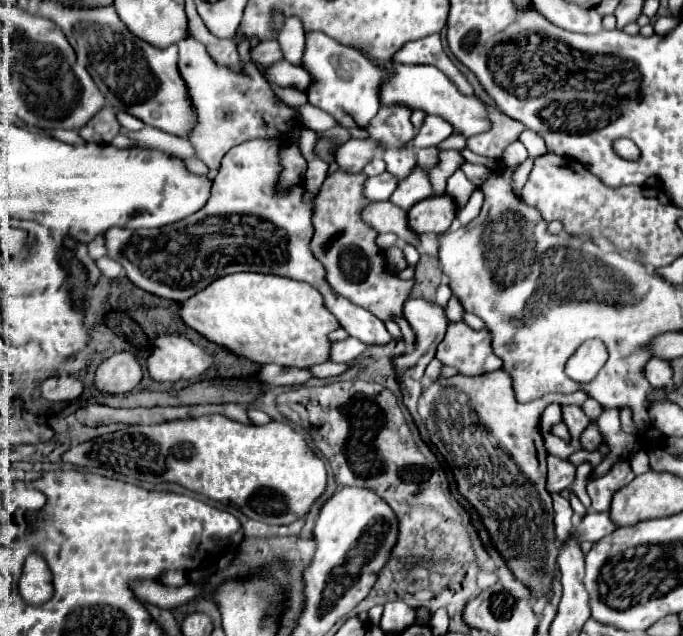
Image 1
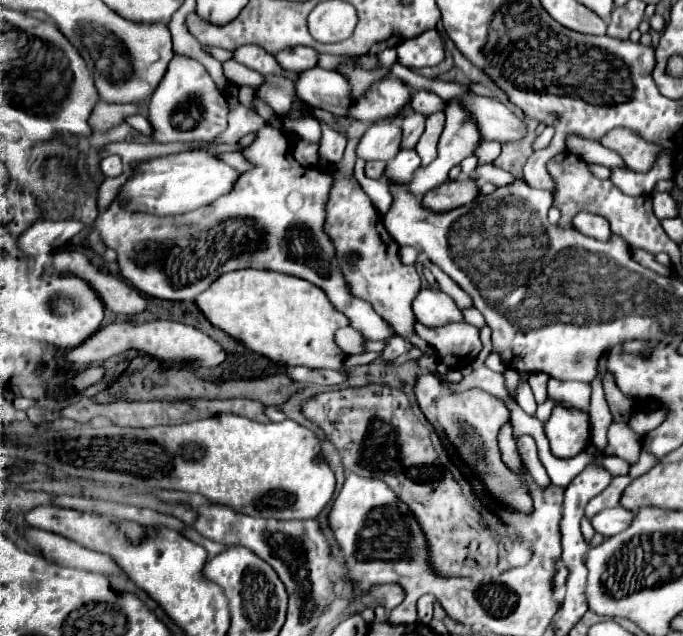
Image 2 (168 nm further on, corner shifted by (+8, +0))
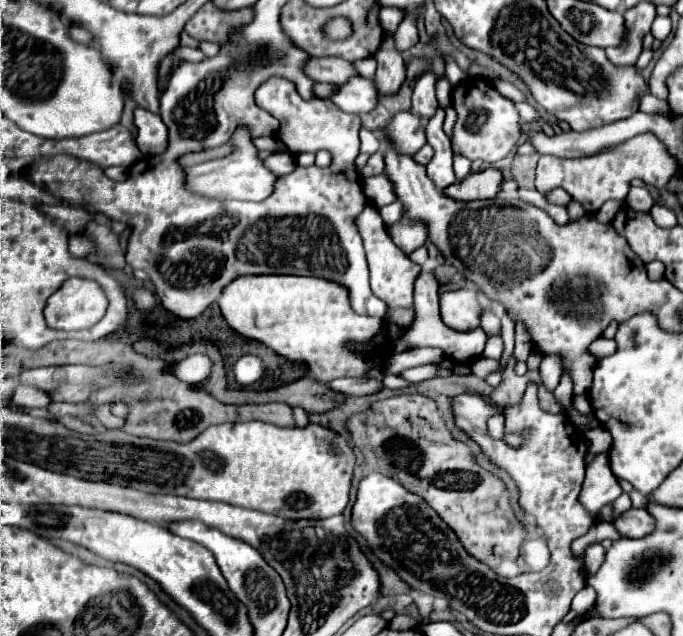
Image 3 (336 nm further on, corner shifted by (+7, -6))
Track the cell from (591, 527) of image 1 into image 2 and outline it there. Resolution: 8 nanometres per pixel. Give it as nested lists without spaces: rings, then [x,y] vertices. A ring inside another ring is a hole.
[[[624,507],[604,509],[592,519],[592,527],[596,533],[600,533],[604,537],[612,537],[616,533],[622,533],[630,525],[632,517],[634,517],[634,513],[626,511]]]

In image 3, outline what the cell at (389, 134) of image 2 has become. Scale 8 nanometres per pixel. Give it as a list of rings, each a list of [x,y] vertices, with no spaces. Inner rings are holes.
[[[399,111],[387,127],[387,137],[393,141],[397,151],[405,151],[405,155],[415,155],[421,145],[427,143],[425,123],[413,111]]]

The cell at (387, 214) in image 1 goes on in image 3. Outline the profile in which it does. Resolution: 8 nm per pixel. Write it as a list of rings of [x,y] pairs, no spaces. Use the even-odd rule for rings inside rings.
[[[485,311],[481,317],[481,327],[487,335],[501,335],[501,323],[499,317],[493,311]]]

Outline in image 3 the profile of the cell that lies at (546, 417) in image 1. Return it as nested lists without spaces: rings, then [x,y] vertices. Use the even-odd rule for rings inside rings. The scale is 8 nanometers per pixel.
[[[543,355],[541,381],[549,391],[553,391],[557,387],[561,373],[563,373],[563,357],[561,355]]]

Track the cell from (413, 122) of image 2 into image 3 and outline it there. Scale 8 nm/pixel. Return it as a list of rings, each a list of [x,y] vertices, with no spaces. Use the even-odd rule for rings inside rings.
[[[425,71],[413,87],[413,113],[421,115],[423,119],[431,119],[435,115],[435,109],[439,107],[437,97],[435,97],[435,85],[437,85],[437,75],[433,71]]]

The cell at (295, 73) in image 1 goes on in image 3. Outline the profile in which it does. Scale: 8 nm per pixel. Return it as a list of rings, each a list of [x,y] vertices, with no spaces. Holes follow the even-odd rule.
[[[353,77],[345,85],[337,87],[337,93],[333,95],[333,103],[345,111],[363,115],[371,111],[379,101],[379,91],[375,87],[375,79],[371,77]]]

